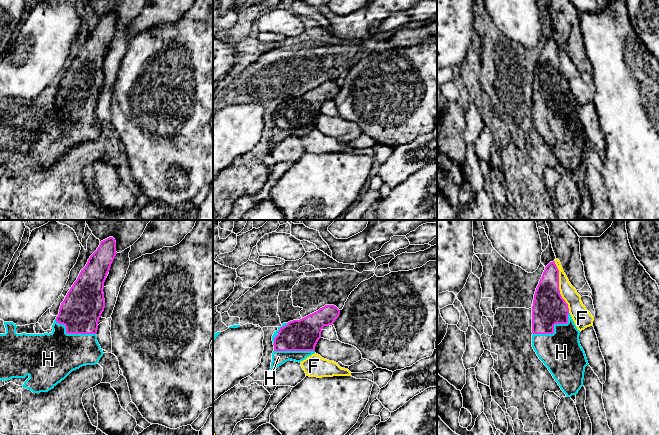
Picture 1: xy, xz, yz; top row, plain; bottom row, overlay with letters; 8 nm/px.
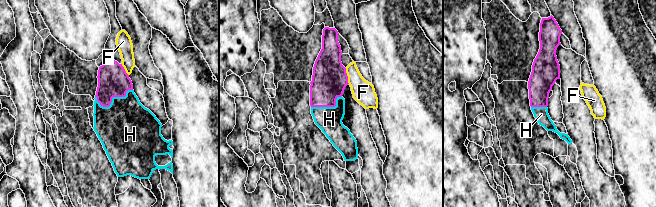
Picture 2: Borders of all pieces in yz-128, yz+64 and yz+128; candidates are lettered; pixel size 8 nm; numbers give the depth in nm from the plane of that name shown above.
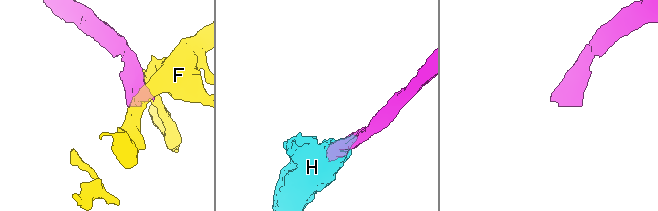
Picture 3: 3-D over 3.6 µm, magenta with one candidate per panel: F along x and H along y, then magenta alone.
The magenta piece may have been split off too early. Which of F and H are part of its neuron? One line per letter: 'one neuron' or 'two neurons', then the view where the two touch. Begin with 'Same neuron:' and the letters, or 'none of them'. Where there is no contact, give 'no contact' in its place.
Same neuron: H
F: two neurons | yz
H: one neuron | yz

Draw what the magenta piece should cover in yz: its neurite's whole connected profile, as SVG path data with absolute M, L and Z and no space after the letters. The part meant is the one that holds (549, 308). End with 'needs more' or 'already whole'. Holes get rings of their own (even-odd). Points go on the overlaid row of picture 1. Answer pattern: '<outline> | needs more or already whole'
M550 262L536 288L532 306L532 347L567 397L583 386L588 364L568 304L559 290L559 270Z | needs more

